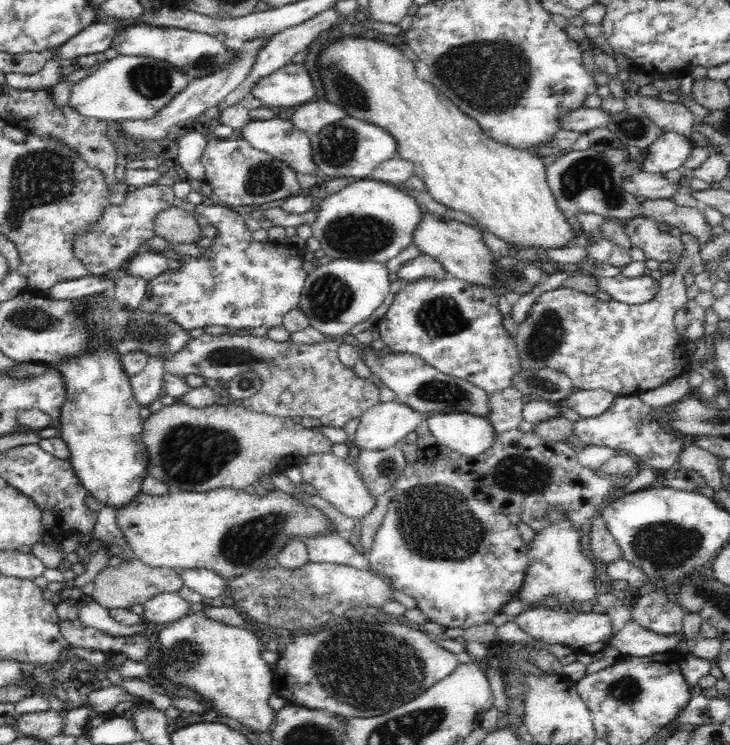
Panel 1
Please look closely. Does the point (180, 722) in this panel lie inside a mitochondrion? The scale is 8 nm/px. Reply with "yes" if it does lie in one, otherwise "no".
no

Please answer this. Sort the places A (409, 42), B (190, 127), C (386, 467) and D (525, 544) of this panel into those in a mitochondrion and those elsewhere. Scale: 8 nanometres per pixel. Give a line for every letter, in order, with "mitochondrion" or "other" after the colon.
A: other
B: other
C: mitochondrion
D: other

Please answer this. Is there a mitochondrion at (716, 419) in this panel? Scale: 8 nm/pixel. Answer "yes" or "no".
yes

